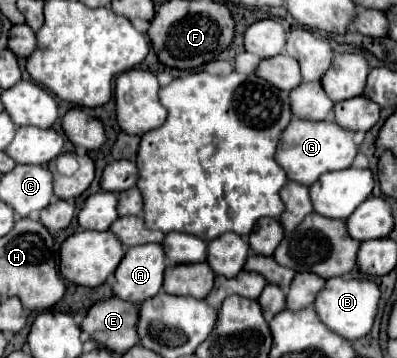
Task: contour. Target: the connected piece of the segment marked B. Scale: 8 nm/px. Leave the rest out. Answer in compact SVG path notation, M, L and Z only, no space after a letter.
M331 278L331 280L327 280L325 288L319 292L319 296L315 300L315 310L325 326L329 326L333 332L339 332L343 338L353 342L371 332L377 310L379 310L379 298L381 298L381 290L373 280Z

